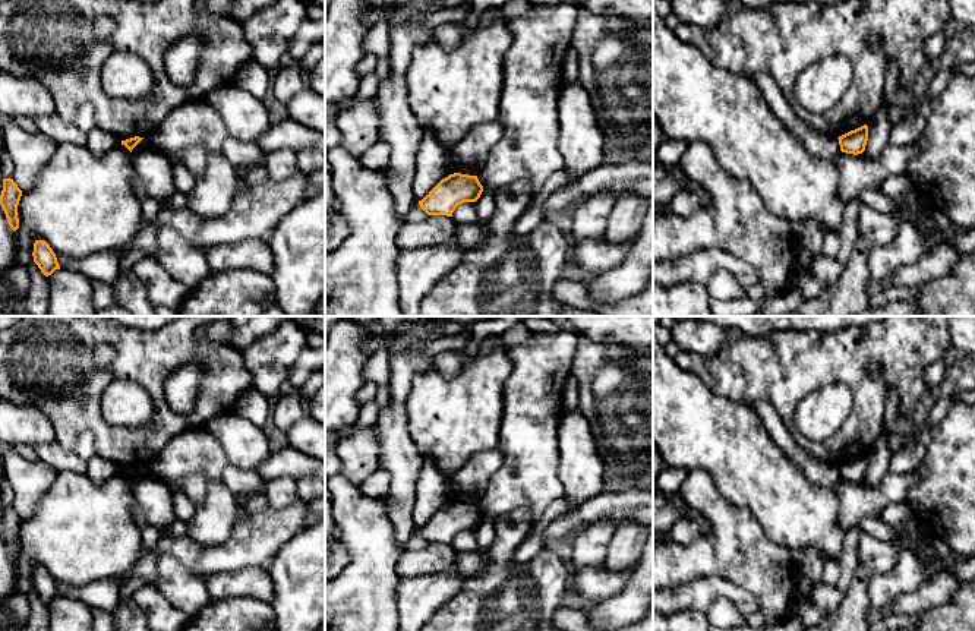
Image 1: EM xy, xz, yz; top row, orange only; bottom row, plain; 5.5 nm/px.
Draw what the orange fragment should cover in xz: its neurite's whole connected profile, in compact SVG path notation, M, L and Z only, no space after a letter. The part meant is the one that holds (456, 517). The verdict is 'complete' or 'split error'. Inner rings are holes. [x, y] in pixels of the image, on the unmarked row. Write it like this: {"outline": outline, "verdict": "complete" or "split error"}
{"outline": "M461 501L442 507L422 529L420 536L427 543L452 545L455 536L464 530L476 530L483 520L477 504Z", "verdict": "complete"}

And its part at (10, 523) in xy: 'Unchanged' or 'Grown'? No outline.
Unchanged

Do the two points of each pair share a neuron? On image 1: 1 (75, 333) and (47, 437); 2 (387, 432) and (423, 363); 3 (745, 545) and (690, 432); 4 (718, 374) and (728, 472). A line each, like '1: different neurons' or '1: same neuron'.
1: different neurons
2: same neuron
3: different neurons
4: different neurons

